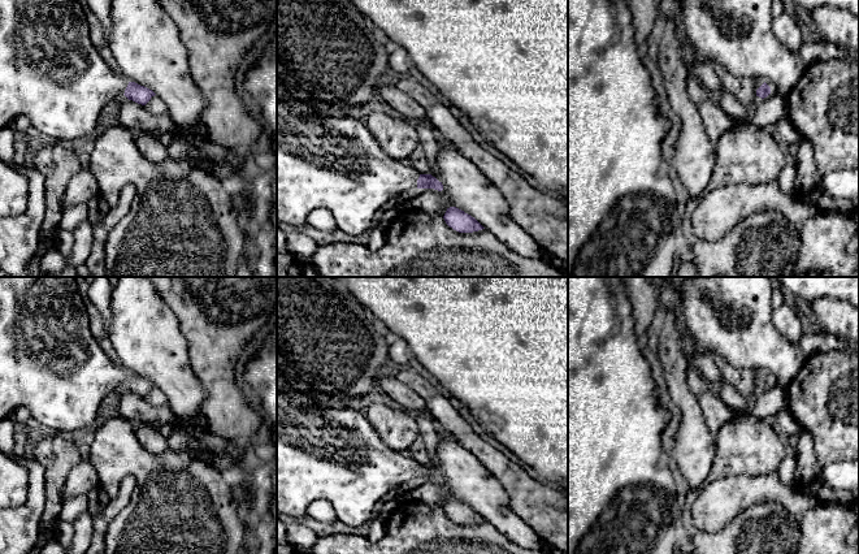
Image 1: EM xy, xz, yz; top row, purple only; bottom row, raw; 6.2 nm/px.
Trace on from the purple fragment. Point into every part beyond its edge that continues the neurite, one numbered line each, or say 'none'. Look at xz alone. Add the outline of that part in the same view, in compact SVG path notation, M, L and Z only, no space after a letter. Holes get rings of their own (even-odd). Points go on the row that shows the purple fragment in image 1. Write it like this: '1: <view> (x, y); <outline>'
1: xz (322, 160); M277 77L277 221L285 222L296 229L298 226L304 226L307 224L307 217L313 209L325 207L334 215L334 220L342 231L348 235L361 235L370 229L373 216L387 202L405 190L417 189L418 177L420 174L408 160L394 159L382 150L364 121L356 120L351 116L334 116L322 108L294 98L286 90L283 81Z

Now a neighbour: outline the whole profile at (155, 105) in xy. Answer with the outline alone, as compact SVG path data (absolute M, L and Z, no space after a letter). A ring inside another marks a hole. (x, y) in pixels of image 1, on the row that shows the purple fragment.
M157 95L152 96L151 100L144 105L144 108L155 116L168 113L166 104Z

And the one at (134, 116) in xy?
M127 100L121 105L118 122L129 130L139 130L156 137L165 133L178 133L179 126L168 113L161 116L151 114L144 105Z

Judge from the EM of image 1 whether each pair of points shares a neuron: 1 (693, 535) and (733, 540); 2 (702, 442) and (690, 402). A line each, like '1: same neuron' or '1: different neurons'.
1: same neuron
2: same neuron

